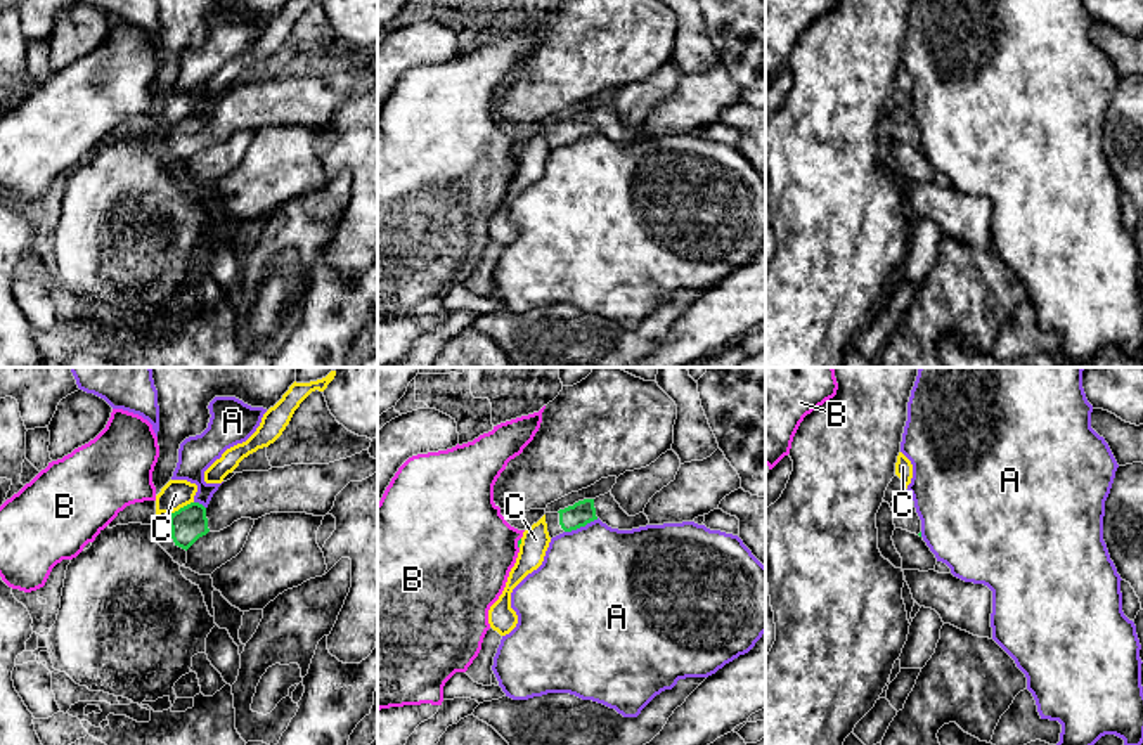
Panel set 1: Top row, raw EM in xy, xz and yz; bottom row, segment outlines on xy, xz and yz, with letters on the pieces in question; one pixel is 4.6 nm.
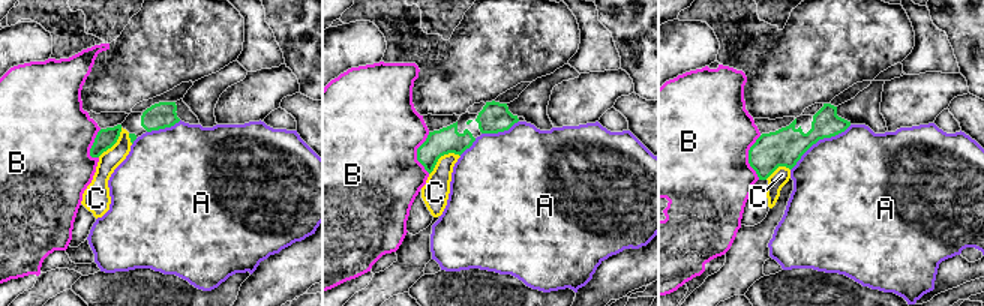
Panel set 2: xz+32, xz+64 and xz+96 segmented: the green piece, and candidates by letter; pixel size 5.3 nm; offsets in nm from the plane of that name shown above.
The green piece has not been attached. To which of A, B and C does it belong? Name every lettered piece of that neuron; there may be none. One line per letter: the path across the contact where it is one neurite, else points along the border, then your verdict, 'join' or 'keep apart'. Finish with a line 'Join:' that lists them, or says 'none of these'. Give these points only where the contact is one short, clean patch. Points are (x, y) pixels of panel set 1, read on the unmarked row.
A: border along xz (598, 130), (565, 144); keep apart
B: keep apart
C: keep apart
Join: none of these

